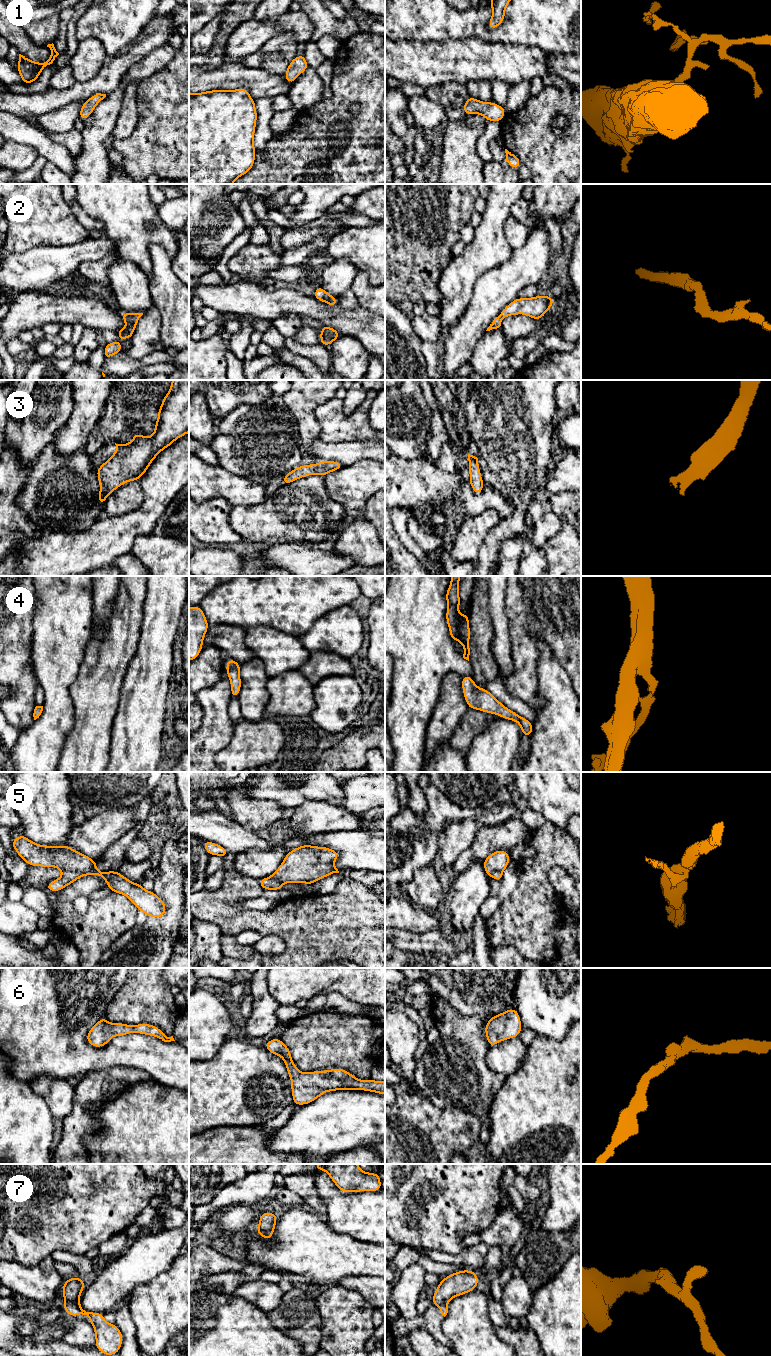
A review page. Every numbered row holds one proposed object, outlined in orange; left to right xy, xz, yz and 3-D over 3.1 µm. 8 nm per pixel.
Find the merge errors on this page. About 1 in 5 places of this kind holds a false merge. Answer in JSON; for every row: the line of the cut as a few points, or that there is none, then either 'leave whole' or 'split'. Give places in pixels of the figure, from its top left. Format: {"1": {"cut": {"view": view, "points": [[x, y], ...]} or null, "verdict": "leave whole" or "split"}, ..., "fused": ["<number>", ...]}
{"1": {"cut": null, "verdict": "leave whole"}, "2": {"cut": null, "verdict": "leave whole"}, "3": {"cut": null, "verdict": "leave whole"}, "4": {"cut": null, "verdict": "leave whole"}, "5": {"cut": {"view": "xy", "points": [[63, 871], [77, 871], [83, 875]]}, "verdict": "split"}, "6": {"cut": null, "verdict": "leave whole"}, "7": {"cut": null, "verdict": "leave whole"}, "fused": ["5"]}

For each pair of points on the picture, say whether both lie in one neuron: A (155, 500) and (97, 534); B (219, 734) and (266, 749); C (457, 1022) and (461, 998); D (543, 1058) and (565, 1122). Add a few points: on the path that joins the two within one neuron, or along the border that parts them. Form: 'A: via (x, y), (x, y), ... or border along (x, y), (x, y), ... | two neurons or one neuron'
A: via (141, 514), (122, 531), (117, 534), (111, 534) | one neuron
B: border along (236, 723), (231, 741), (215, 755) | two neurons
C: border along (438, 996), (464, 1015), (474, 1015) | two neurons
D: via (554, 1074), (565, 1094), (565, 1106) | one neuron

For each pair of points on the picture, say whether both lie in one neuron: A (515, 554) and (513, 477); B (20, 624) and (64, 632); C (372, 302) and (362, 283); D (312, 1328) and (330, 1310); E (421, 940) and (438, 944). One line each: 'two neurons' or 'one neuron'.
A: one neuron
B: two neurons
C: one neuron
D: two neurons
E: one neuron

